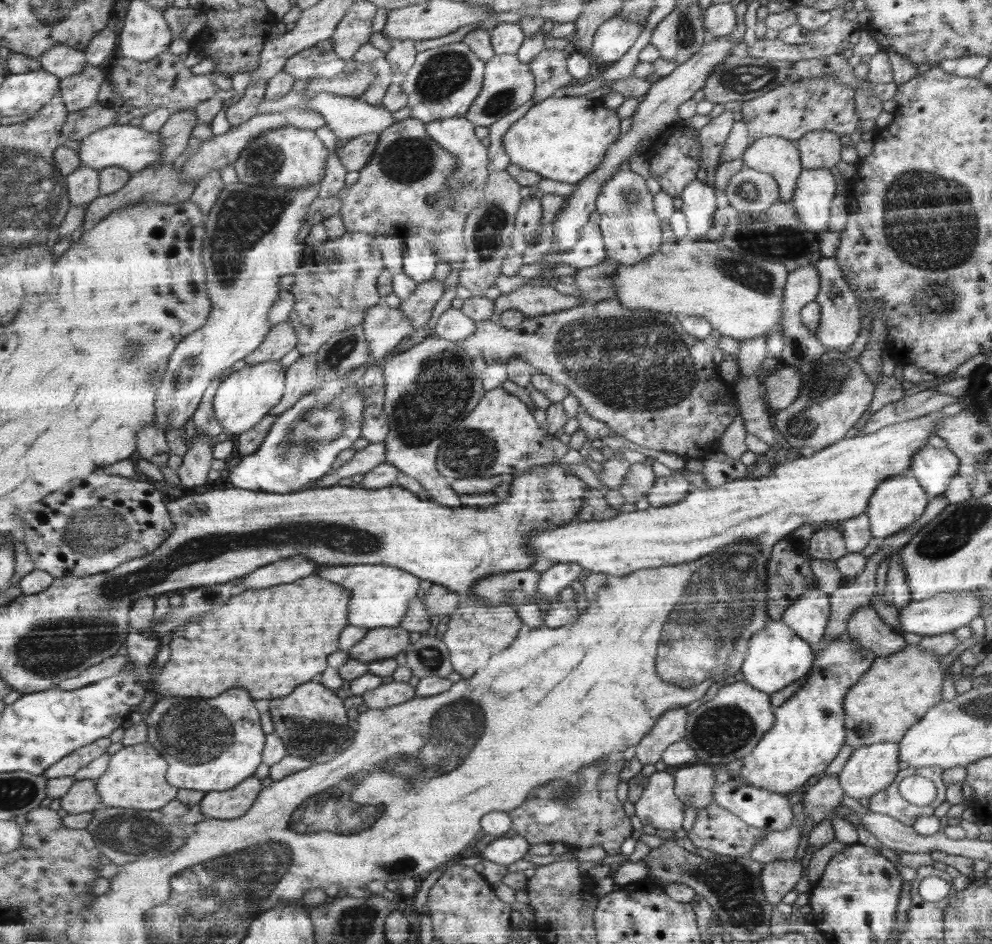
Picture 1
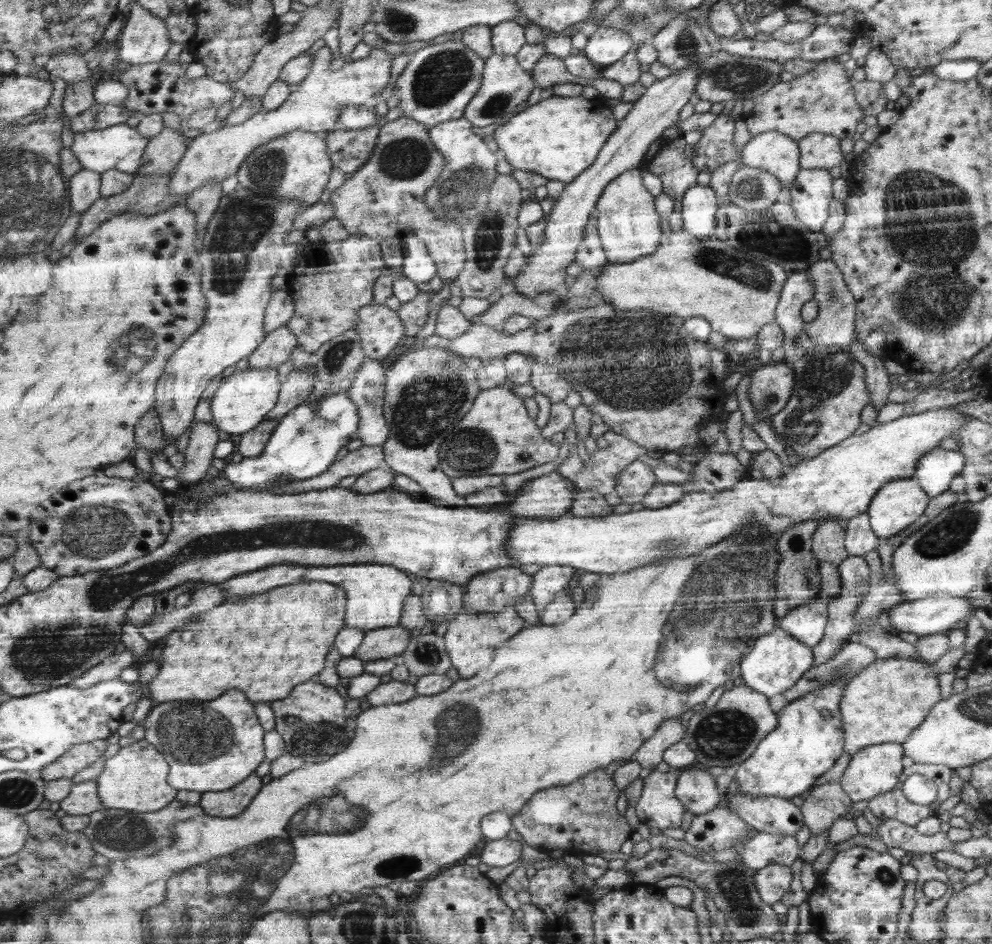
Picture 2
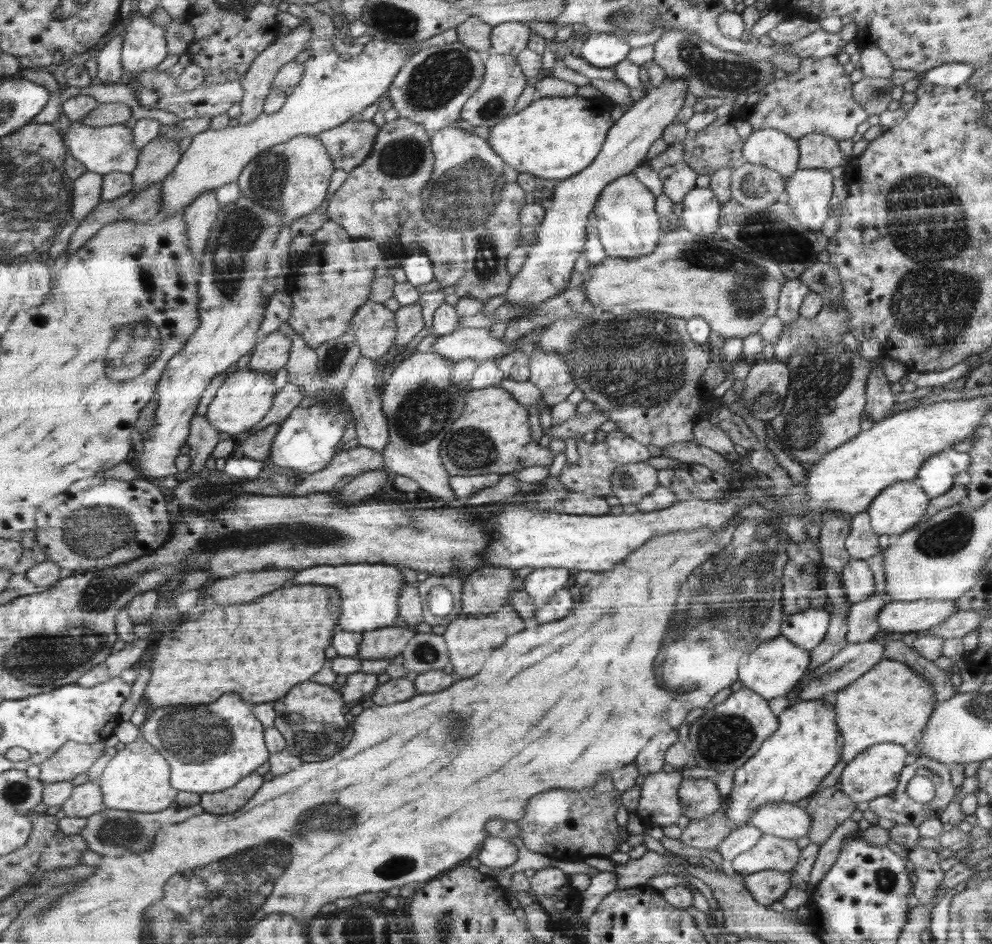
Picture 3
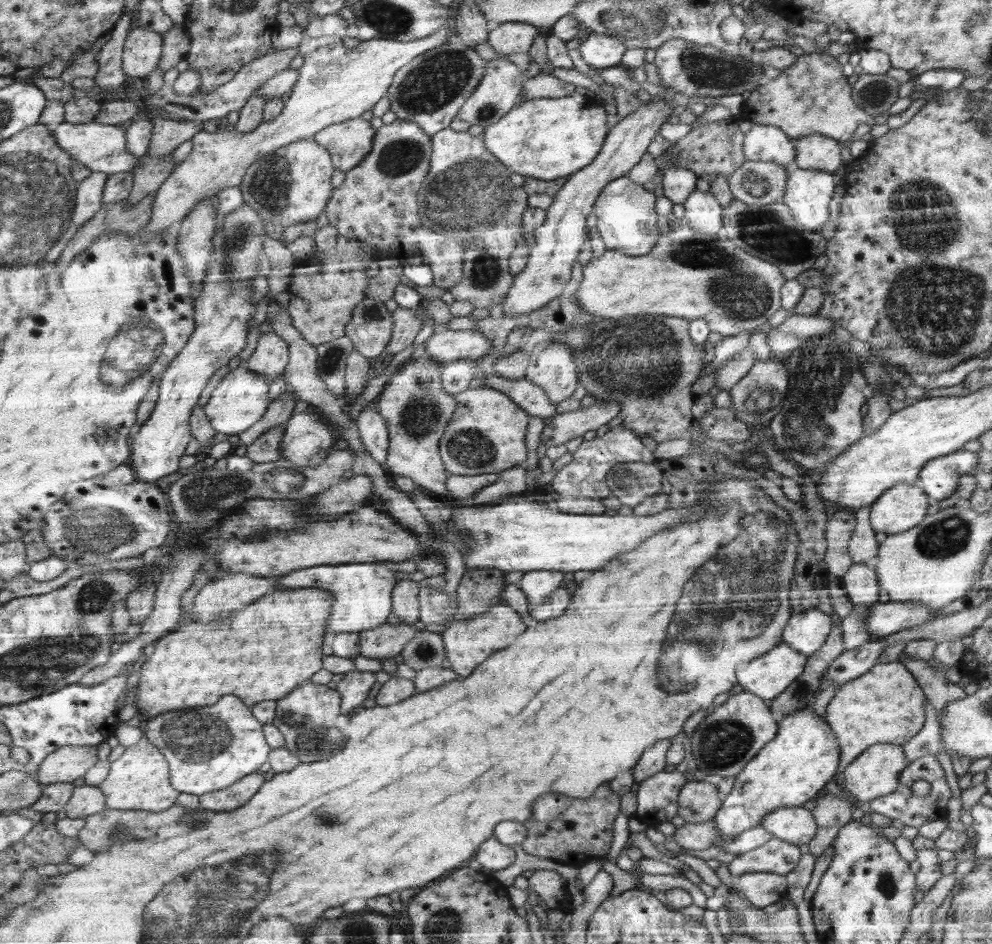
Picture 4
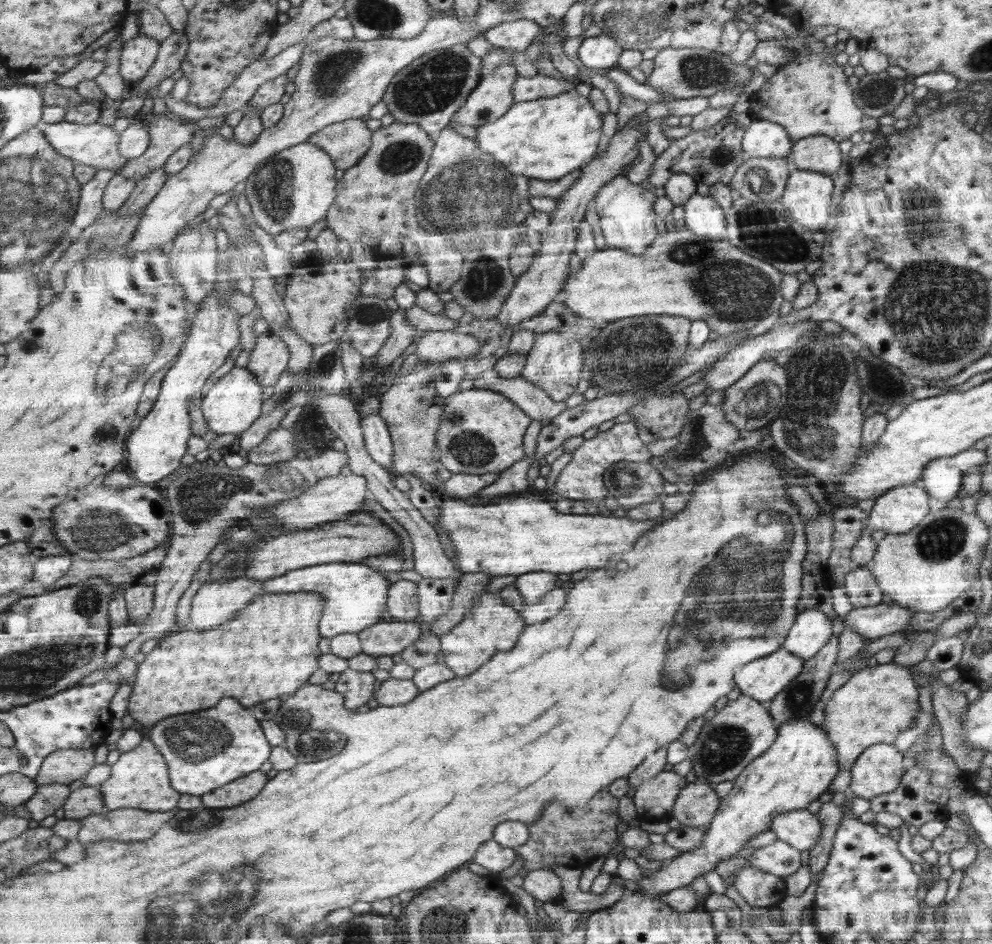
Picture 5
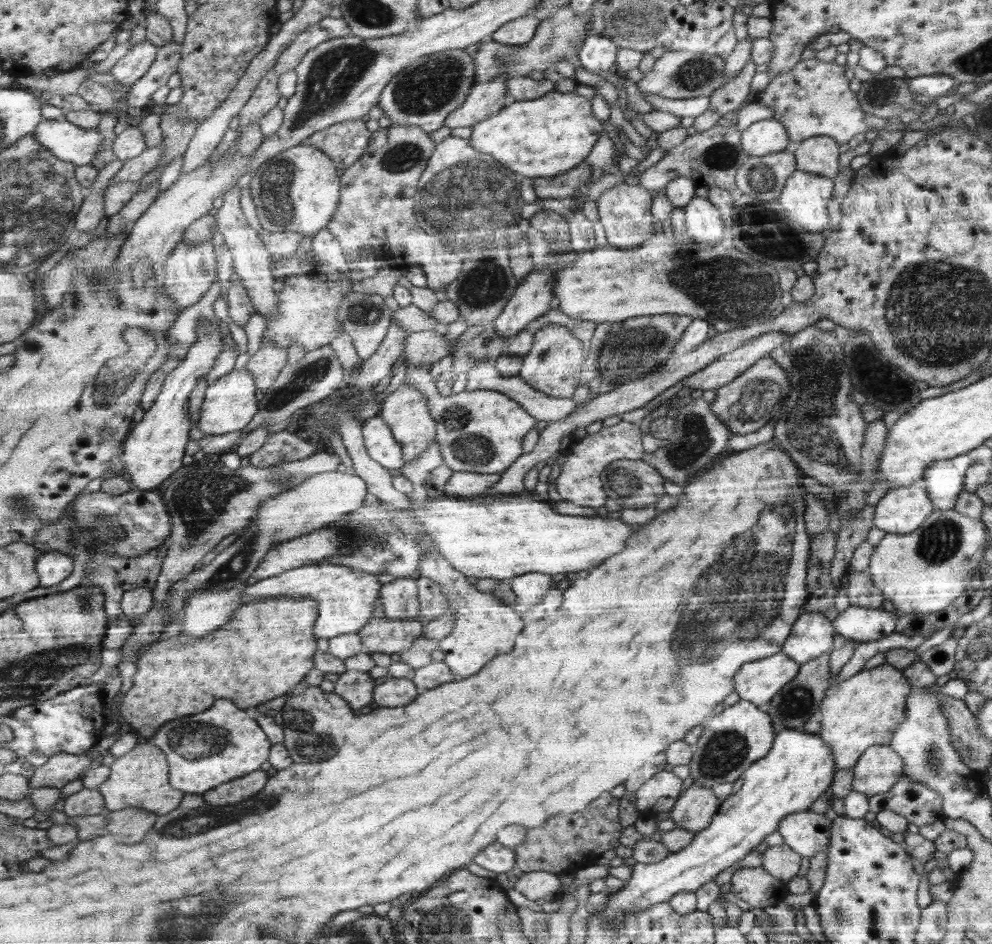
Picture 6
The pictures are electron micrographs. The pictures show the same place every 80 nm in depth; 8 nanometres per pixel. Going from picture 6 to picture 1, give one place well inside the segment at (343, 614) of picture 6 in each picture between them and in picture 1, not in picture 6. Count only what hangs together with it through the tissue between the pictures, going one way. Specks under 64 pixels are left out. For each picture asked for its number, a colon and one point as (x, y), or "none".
1: (382, 596)
2: (377, 594)
3: (371, 591)
4: (362, 592)
5: (356, 594)

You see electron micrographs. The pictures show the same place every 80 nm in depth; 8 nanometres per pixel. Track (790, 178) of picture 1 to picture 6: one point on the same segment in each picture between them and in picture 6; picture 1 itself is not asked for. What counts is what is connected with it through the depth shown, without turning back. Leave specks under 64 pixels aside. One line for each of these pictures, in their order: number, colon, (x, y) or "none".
2: (772, 151)
3: (776, 150)
4: (768, 143)
5: (763, 139)
6: (766, 136)

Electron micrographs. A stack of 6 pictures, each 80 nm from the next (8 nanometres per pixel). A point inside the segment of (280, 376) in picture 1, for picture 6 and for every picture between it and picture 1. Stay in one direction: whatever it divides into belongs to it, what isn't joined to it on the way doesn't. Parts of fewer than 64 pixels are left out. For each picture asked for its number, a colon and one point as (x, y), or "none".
2: (241, 403)
3: (243, 400)
4: (240, 400)
5: (232, 405)
6: (229, 405)

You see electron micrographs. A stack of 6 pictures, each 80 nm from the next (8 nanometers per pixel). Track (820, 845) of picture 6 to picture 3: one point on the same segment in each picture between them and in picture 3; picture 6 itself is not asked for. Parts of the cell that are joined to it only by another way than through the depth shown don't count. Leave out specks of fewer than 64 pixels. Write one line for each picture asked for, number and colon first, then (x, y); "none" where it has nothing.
3: (786, 820)
4: (794, 825)
5: (800, 828)

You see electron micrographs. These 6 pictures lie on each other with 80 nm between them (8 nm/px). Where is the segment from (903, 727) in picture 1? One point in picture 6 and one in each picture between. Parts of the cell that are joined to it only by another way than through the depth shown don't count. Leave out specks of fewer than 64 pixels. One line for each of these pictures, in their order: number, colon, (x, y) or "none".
2: (890, 698)
3: (890, 703)
4: (884, 705)
5: (878, 703)
6: (864, 711)

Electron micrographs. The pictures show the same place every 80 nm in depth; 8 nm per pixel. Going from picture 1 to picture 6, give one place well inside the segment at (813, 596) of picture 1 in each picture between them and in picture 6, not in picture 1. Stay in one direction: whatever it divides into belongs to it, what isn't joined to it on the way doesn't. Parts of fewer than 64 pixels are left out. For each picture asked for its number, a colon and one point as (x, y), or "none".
2: (807, 623)
3: (806, 629)
4: (807, 631)
5: (811, 630)
6: (811, 636)

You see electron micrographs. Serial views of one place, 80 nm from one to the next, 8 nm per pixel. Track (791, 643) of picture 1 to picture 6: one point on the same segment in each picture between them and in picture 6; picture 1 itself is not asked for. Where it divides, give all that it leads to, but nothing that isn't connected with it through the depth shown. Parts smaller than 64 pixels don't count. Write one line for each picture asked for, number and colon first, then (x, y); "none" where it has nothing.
2: (777, 662)
3: (775, 666)
4: (768, 675)
5: (764, 678)
6: (758, 681)

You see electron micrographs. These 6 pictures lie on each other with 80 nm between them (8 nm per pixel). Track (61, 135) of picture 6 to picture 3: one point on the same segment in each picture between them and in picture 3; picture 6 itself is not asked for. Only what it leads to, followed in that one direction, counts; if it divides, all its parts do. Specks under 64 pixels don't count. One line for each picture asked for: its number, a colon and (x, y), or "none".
3: (110, 149)
4: (103, 147)
5: (99, 145)

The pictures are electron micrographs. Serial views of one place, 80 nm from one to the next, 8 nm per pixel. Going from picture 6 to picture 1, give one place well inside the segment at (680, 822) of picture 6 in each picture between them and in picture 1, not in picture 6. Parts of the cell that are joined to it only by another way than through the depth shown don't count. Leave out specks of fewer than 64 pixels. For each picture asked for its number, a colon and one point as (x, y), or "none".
1: (695, 783)
2: (696, 789)
3: (699, 797)
4: (699, 802)
5: (696, 805)

